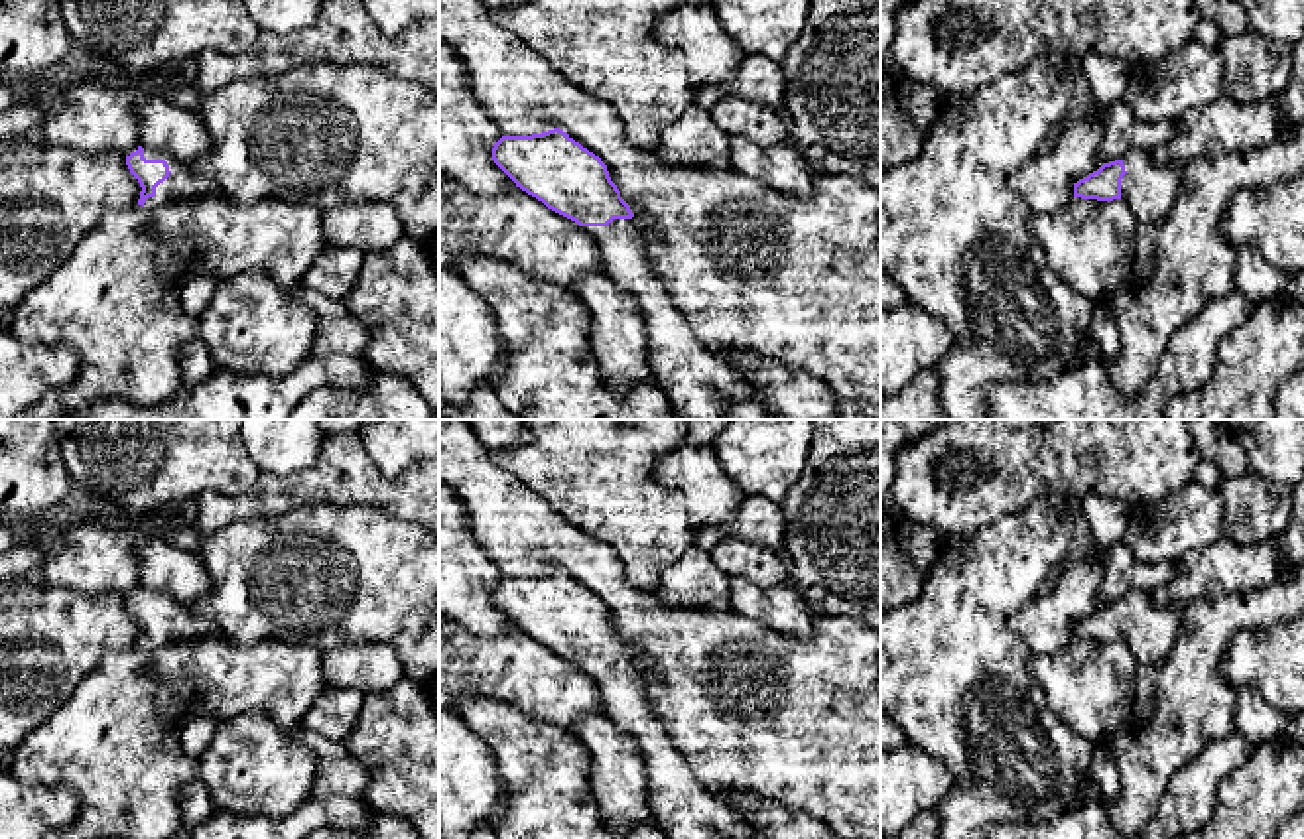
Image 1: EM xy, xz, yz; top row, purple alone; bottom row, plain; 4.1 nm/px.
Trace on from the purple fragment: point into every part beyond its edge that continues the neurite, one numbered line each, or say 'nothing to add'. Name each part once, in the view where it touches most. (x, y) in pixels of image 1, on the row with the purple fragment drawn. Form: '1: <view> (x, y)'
1: xy (184, 184)

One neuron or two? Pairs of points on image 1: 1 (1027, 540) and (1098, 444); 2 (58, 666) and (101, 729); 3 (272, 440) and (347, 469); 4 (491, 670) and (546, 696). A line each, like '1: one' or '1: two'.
1: two
2: two
3: two
4: one

